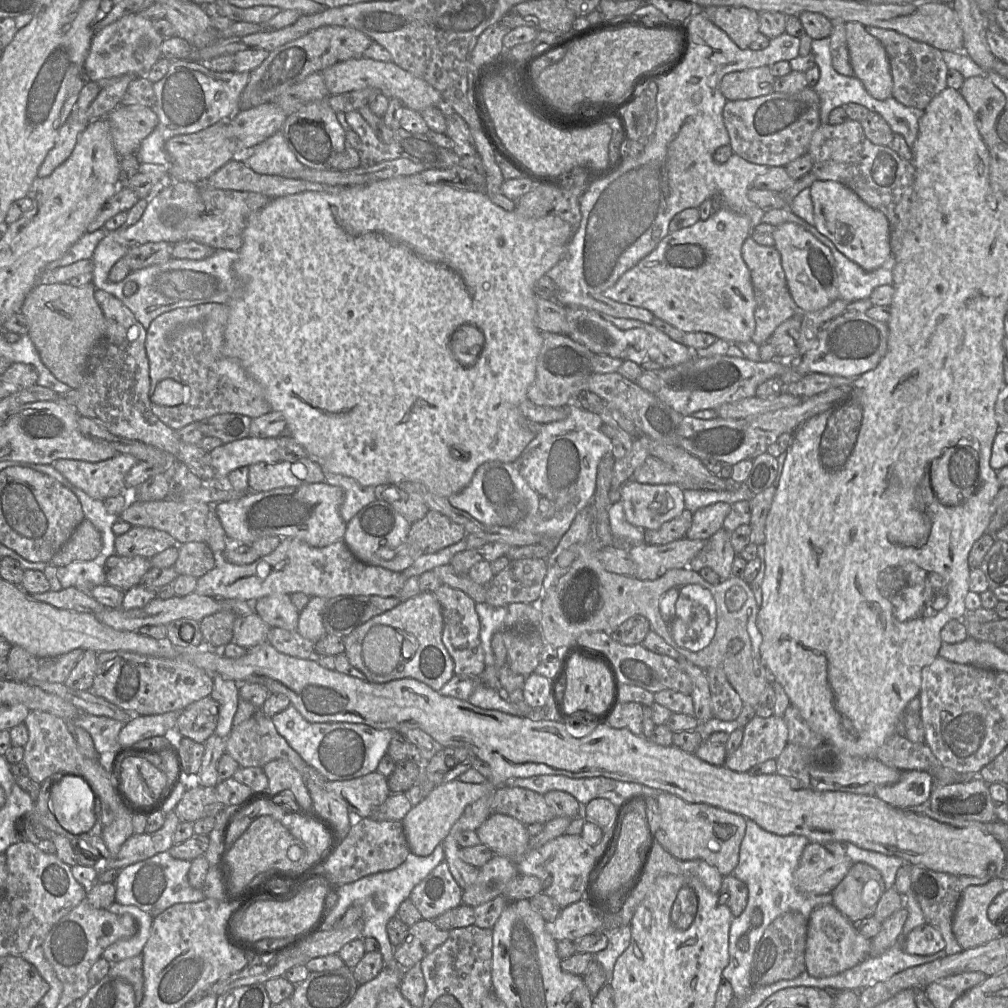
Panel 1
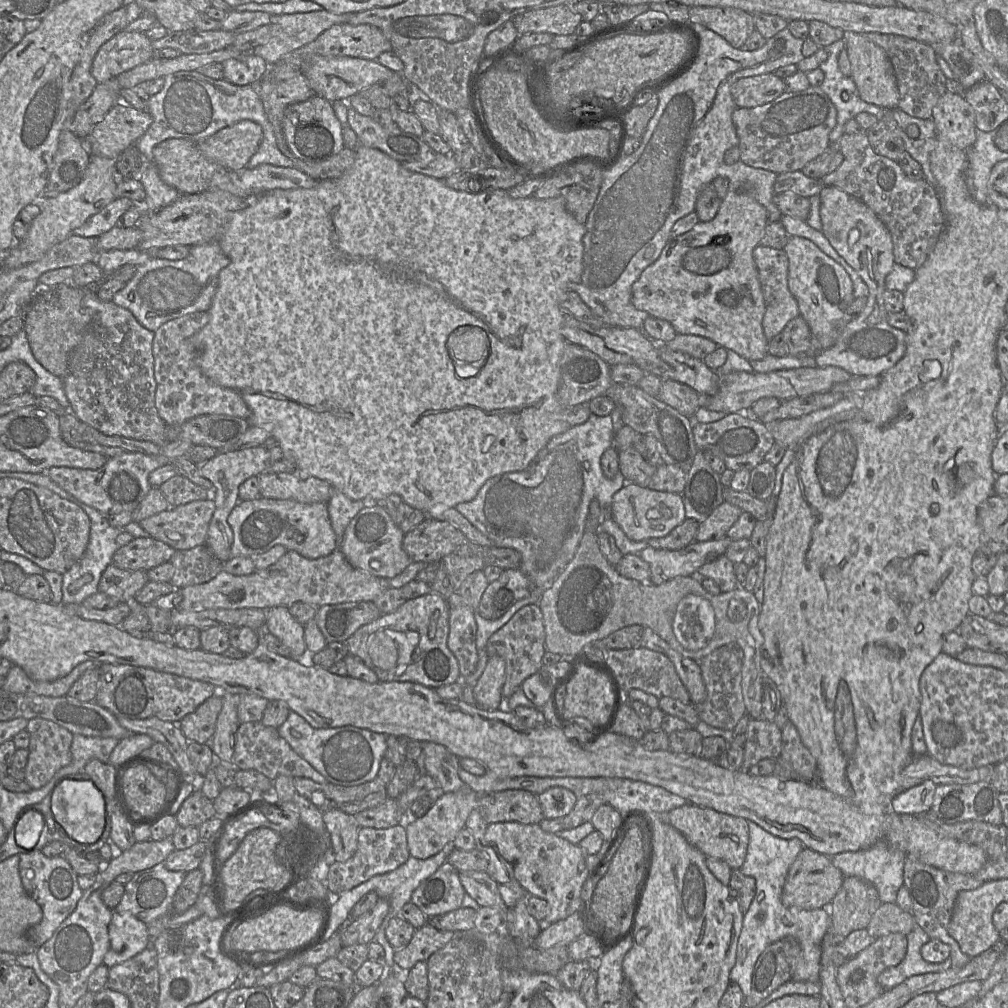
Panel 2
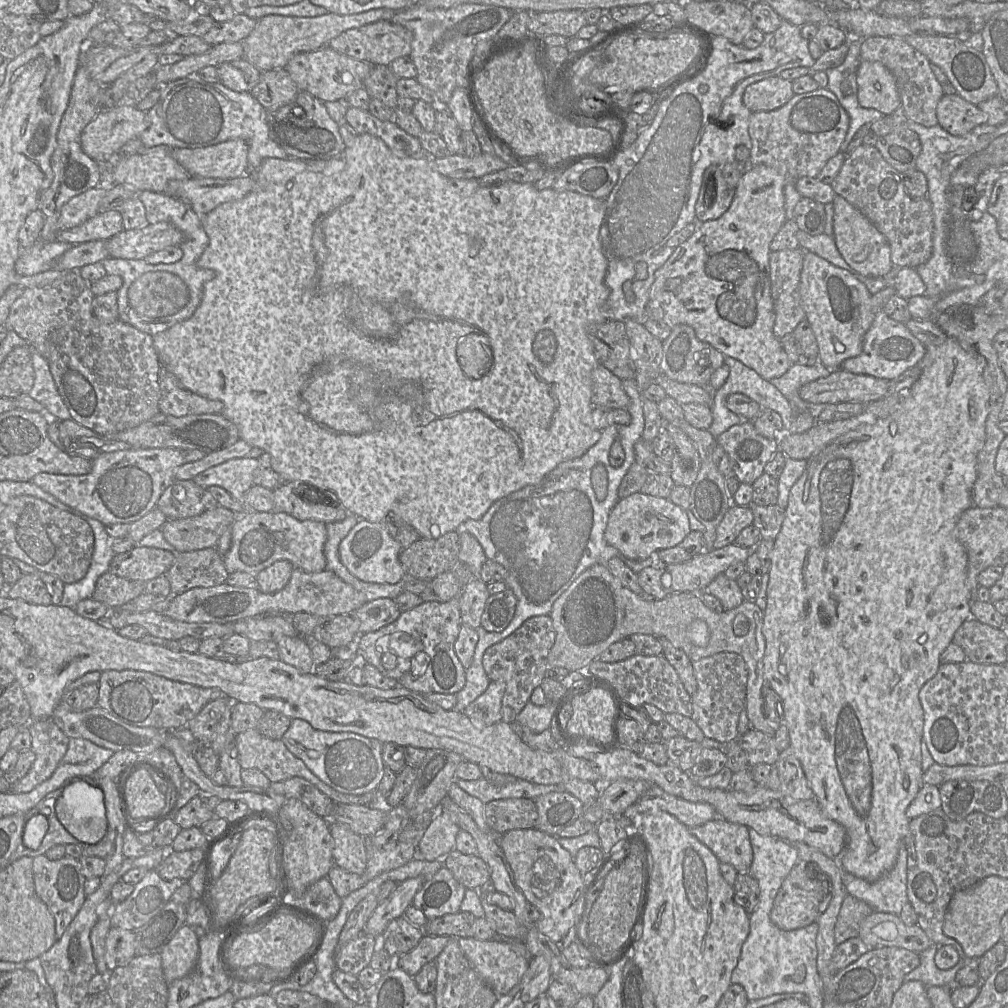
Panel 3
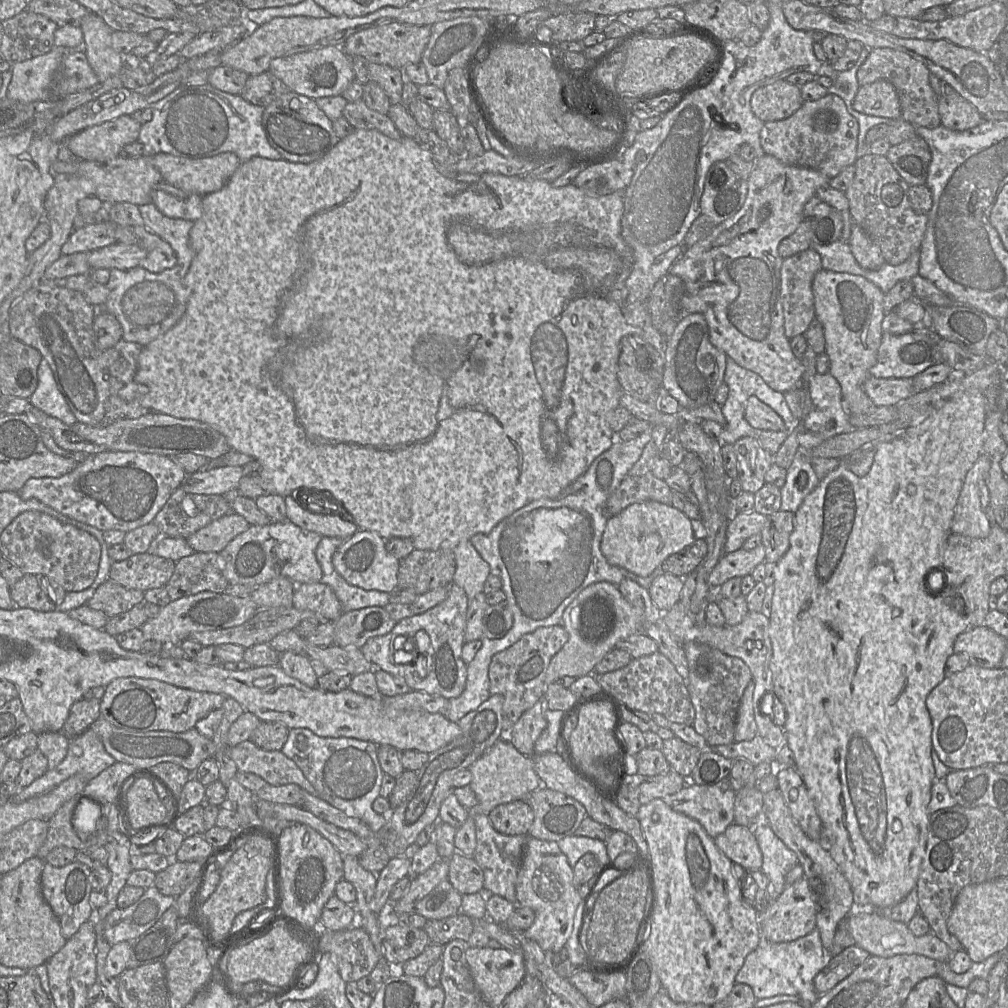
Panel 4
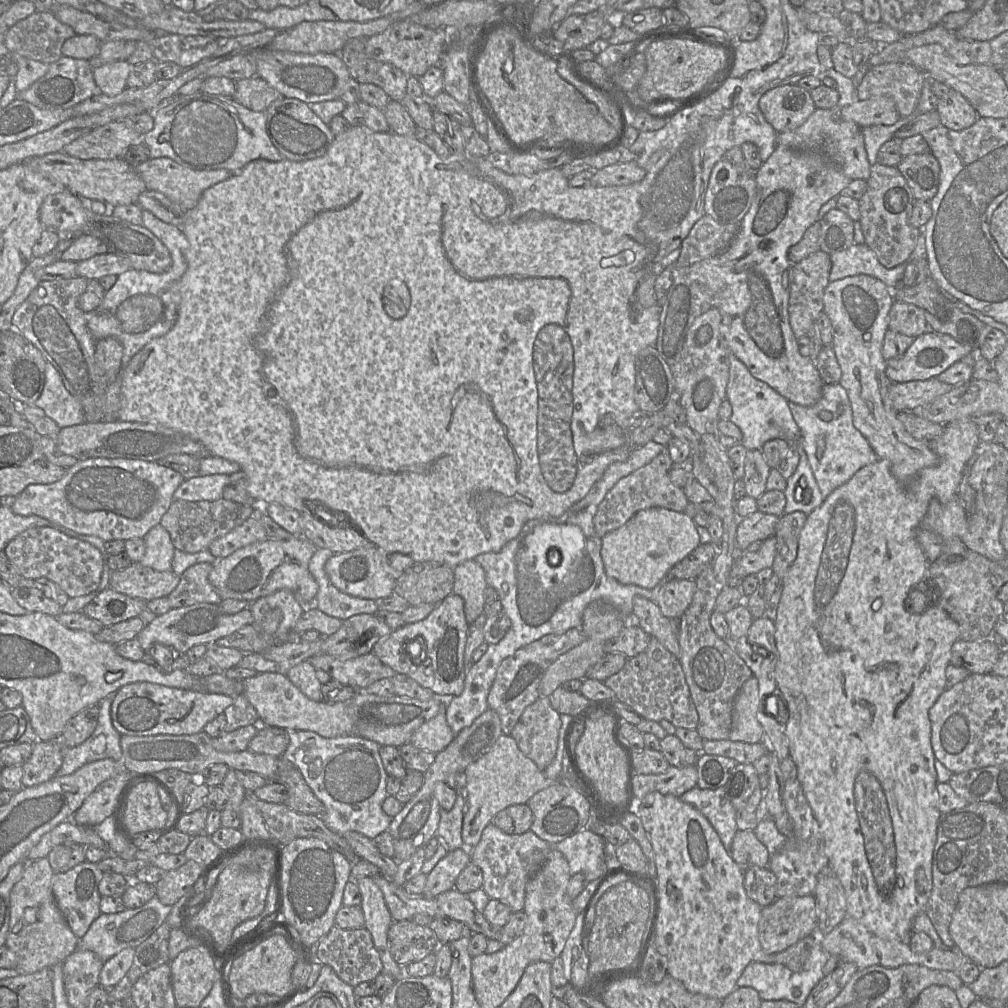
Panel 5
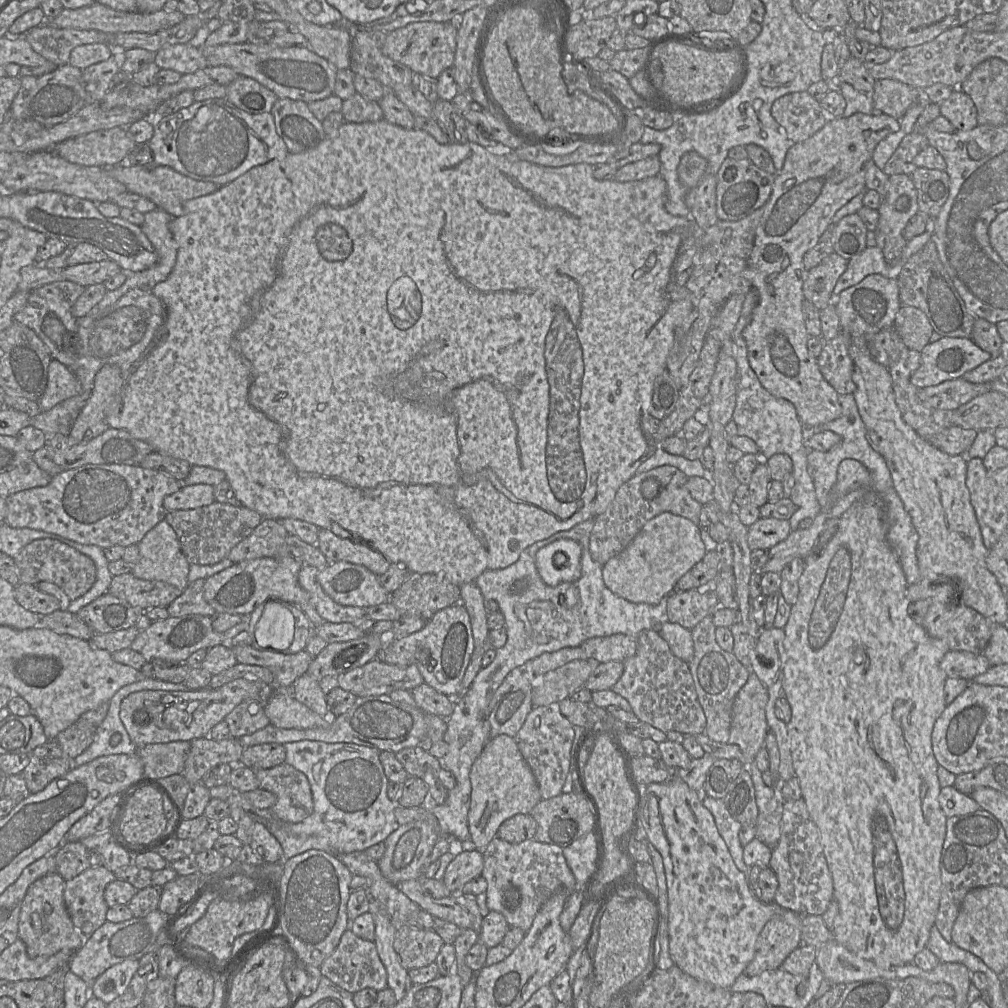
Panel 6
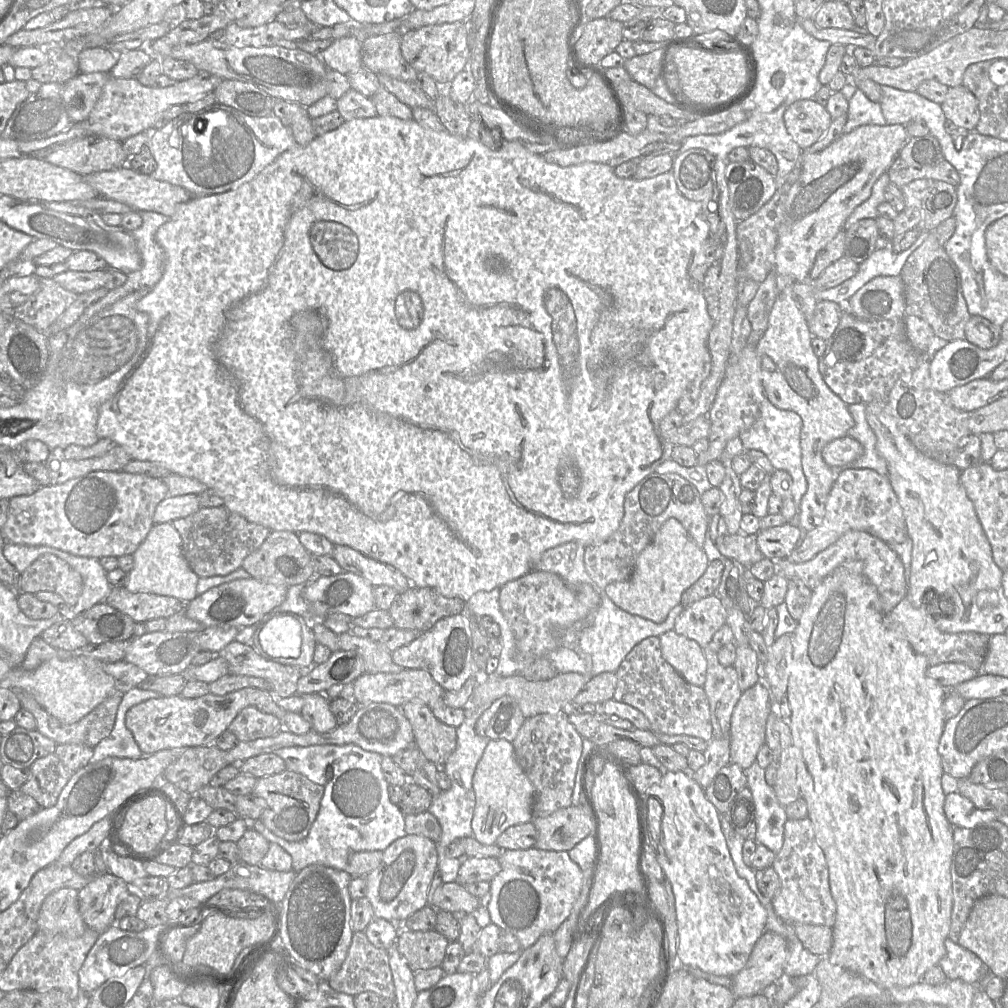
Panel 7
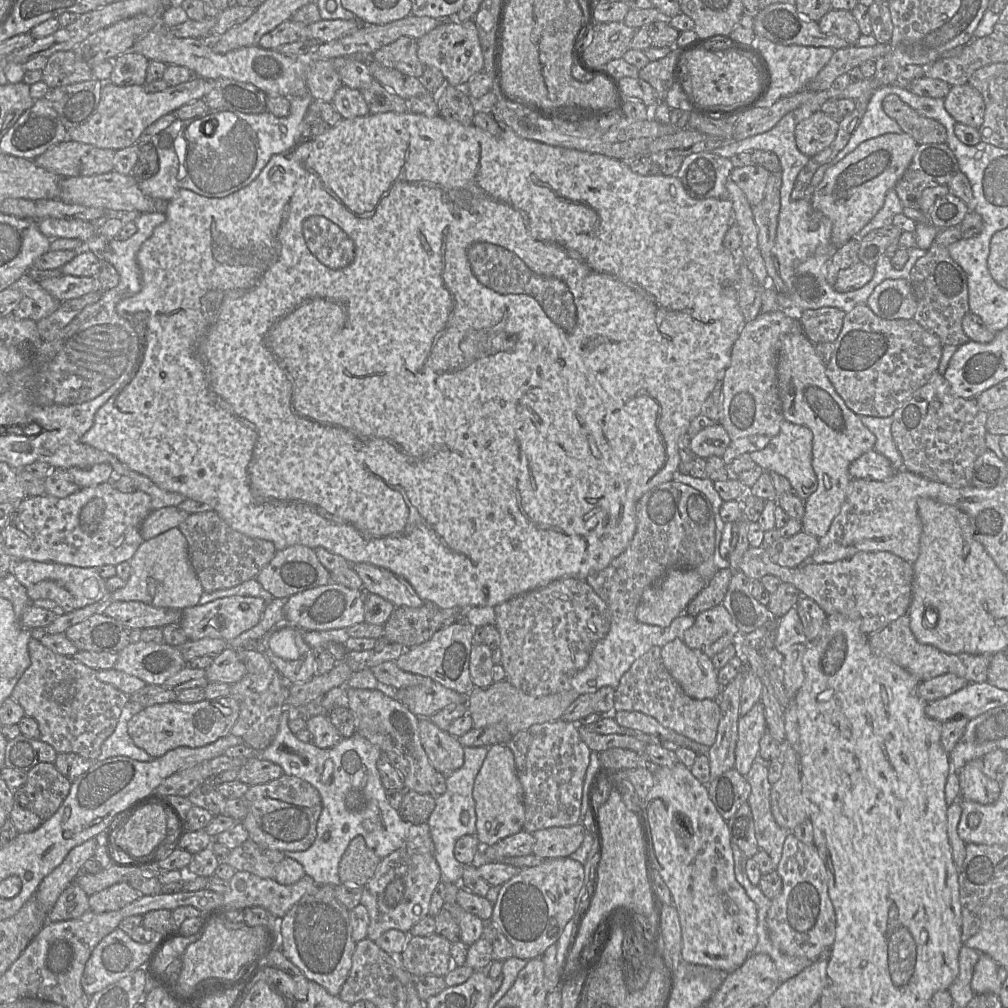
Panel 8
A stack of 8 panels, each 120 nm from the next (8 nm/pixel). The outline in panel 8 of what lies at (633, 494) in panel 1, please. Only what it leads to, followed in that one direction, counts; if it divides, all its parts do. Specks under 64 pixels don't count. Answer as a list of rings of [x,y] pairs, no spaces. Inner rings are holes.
[[[670,570],[660,582],[643,592],[636,610],[637,621],[669,627],[705,585],[704,578],[695,570]]]

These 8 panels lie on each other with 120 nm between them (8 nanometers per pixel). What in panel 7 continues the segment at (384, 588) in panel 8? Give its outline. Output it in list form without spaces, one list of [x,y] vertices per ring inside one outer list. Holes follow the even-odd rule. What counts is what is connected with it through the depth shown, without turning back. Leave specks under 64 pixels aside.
[[[334,545],[333,558],[345,570],[368,580],[373,586],[387,585],[399,594],[412,587],[406,576],[392,565],[372,559],[346,545]]]

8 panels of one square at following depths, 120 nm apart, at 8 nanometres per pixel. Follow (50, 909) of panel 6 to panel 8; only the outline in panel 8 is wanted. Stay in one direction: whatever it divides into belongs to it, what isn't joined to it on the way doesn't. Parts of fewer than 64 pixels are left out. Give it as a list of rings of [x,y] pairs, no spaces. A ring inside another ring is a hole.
[[[72,883],[47,913],[47,922],[78,919],[89,910],[89,895],[78,884]]]

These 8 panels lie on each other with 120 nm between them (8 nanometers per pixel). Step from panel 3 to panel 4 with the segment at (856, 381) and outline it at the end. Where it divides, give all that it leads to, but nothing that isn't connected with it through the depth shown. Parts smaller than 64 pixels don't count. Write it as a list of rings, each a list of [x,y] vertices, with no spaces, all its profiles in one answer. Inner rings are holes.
[[[869,377],[863,384],[863,390],[864,392],[867,394],[867,396],[870,398],[870,400],[872,401],[873,405],[876,407],[881,407],[881,406],[896,406],[900,401],[912,396],[913,394],[915,394],[916,392],[921,392],[921,391],[916,391],[916,389],[913,386],[912,383],[912,379],[898,379],[898,378],[873,378],[873,377]]]

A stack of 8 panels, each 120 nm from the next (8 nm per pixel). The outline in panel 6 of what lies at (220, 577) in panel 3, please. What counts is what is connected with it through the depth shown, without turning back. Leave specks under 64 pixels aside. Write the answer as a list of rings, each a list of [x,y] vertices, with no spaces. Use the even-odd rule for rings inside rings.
[[[197,579],[182,591],[166,608],[169,617],[182,617],[191,614],[213,616],[216,612],[204,596],[205,579]]]

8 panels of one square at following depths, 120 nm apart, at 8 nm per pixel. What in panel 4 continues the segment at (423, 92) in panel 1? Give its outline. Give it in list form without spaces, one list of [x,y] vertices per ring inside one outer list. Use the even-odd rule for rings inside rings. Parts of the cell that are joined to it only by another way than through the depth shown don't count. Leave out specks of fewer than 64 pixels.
[[[326,46],[317,50],[274,58],[270,63],[269,71],[289,90],[313,99],[339,96],[355,80],[352,59],[340,46]]]

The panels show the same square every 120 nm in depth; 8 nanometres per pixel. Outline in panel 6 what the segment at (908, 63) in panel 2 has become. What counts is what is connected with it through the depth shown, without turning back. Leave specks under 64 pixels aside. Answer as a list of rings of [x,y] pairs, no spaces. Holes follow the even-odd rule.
[[[892,79],[876,80],[871,94],[877,112],[900,120],[920,95],[920,90]]]

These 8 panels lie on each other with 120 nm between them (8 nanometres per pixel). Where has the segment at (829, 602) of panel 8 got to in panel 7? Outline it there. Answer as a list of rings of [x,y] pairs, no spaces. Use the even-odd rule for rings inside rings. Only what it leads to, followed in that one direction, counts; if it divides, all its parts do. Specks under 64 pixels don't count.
[[[847,531],[835,543],[807,562],[794,563],[788,559],[772,559],[772,561],[774,562],[775,574],[783,575],[788,580],[800,579],[811,590],[816,588],[843,563],[860,562],[862,574],[869,583],[875,586],[879,596],[880,608],[885,614],[890,613],[901,600],[907,597],[908,580],[900,557],[890,545],[865,531]],[[726,534],[718,537],[715,543],[722,555],[738,561],[747,569],[765,557],[757,545],[756,535]]]

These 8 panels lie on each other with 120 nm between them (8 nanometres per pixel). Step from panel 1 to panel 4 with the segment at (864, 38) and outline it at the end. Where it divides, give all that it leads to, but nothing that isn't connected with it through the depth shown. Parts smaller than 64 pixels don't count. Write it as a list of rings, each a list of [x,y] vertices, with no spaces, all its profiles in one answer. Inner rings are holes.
[[[885,80],[860,86],[852,107],[857,112],[870,116],[901,119],[897,92],[893,85]]]

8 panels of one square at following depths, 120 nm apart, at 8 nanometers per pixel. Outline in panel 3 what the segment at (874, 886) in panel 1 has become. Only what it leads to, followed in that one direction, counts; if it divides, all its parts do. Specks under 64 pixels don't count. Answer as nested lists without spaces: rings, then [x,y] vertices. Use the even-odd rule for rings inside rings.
[[[847,894],[842,902],[834,929],[836,945],[859,936],[861,922],[872,912],[868,904]]]

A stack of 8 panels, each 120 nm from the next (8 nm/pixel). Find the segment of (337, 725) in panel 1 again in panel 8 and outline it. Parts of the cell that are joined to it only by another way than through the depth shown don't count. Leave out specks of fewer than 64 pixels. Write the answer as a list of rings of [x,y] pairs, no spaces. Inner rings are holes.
[[[283,711],[274,740],[256,756],[279,765],[286,775],[307,781],[320,793],[322,811],[313,844],[305,851],[281,851],[285,857],[299,862],[305,874],[318,885],[336,887],[341,884],[339,863],[349,843],[356,836],[362,836],[368,848],[381,859],[405,846],[411,837],[411,824],[403,820],[398,810],[387,800],[386,789],[376,766],[381,754],[378,746],[357,733],[342,738],[338,744],[328,749],[321,749],[312,742],[304,743],[290,730],[288,712]],[[325,832],[330,833],[327,841],[323,840]]]

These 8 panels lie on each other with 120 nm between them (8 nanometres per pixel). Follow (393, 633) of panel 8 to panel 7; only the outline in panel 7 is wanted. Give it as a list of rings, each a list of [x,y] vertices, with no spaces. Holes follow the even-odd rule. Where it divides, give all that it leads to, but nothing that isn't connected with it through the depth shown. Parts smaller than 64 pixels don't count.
[[[410,587],[399,594],[389,610],[393,626],[423,633],[445,617],[466,613],[466,601],[445,597],[430,587]]]

